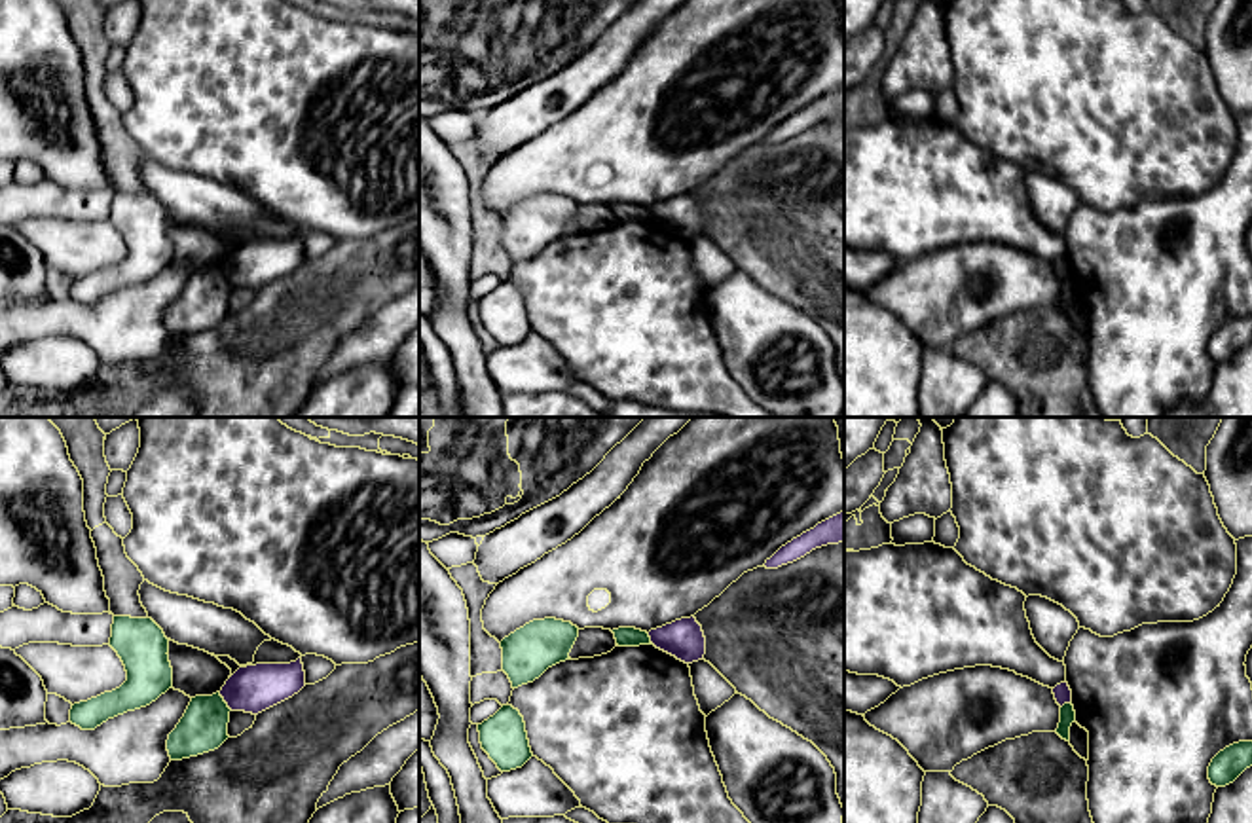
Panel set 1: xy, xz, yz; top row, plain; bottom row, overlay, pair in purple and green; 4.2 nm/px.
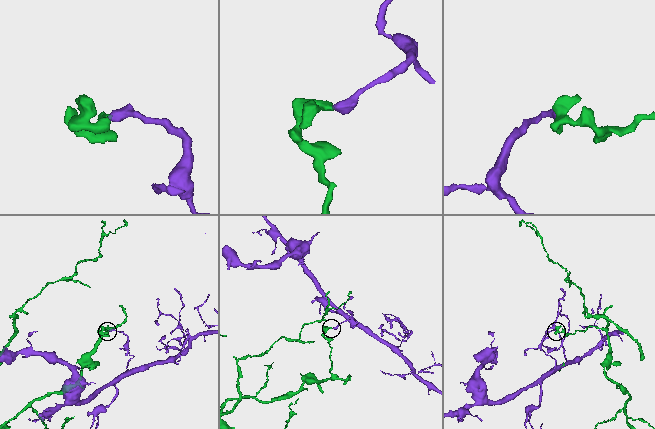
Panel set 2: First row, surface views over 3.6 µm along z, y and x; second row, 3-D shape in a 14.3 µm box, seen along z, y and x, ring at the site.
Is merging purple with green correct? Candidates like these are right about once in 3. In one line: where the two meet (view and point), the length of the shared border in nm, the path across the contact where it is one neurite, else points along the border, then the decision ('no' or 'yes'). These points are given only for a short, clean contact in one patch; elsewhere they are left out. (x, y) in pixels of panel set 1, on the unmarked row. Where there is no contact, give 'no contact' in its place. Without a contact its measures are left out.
contact xy (224, 275); length 100 nm; border xy (219, 268), (232, 285); no

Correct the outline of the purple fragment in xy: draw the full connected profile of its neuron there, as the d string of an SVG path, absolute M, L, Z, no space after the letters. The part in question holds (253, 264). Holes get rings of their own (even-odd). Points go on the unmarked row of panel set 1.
M302 231L290 239L256 239L239 243L222 262L220 271L231 286L258 290L305 262Z

